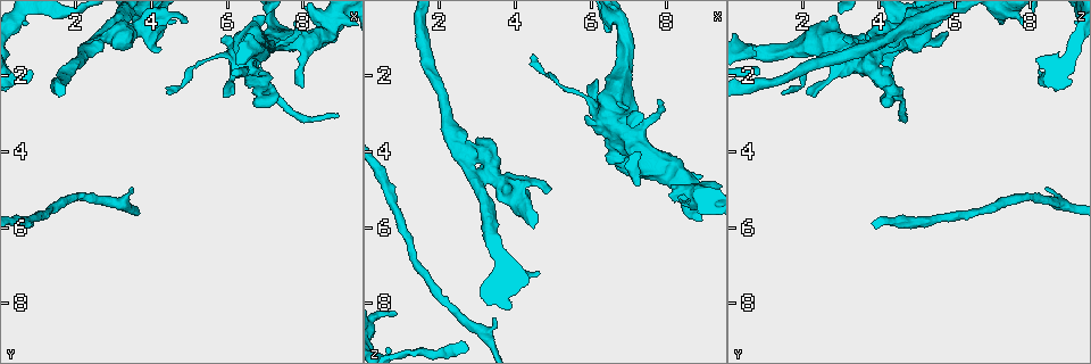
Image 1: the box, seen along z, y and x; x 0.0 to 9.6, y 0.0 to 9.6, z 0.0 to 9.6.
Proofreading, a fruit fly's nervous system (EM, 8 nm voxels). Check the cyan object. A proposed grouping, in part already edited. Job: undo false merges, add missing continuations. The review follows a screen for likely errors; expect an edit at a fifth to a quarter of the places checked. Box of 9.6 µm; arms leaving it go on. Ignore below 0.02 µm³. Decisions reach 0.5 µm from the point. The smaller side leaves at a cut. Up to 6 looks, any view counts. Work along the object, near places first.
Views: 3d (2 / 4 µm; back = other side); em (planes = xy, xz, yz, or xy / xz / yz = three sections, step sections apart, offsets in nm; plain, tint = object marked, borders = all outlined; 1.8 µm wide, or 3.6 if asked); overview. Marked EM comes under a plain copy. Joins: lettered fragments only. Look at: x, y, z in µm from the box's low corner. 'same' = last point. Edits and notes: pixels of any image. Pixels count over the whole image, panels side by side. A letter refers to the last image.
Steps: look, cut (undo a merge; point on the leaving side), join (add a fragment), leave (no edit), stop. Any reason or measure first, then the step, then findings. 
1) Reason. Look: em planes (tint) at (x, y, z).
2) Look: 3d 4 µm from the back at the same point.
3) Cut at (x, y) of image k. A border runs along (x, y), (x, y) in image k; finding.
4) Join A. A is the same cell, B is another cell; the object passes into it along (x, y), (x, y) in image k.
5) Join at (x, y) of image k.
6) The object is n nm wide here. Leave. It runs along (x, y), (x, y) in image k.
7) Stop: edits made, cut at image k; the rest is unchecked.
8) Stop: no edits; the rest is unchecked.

Sharp bend. Look: em planes (borders) at (2.95, 0.70, 4.75).

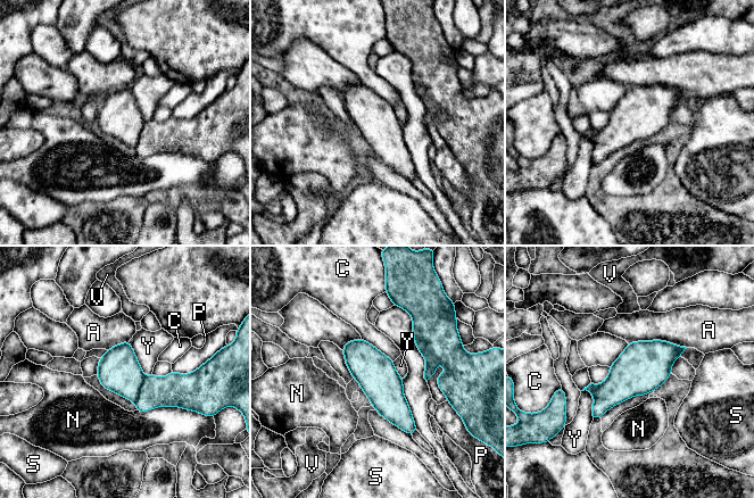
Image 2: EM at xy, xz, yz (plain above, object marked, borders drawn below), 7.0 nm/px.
Cut at (118, 371) of image 2. A, C, N, P, S, V and Y are other cells; a border runs along (146, 376), (134, 401) in image 2; a second neuron is stuck on.

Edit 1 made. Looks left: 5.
End of a long branch. Look: 3d 2 µm at (6.55, 1.95, 0.85).

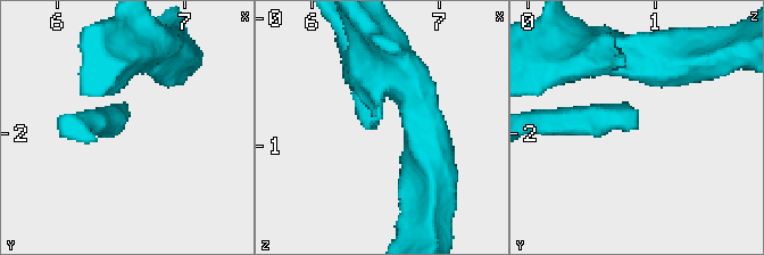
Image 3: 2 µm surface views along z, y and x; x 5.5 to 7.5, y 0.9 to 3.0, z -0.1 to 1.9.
Look: em yz step 4 (borders) at (6.50, 1.94, 0.84).

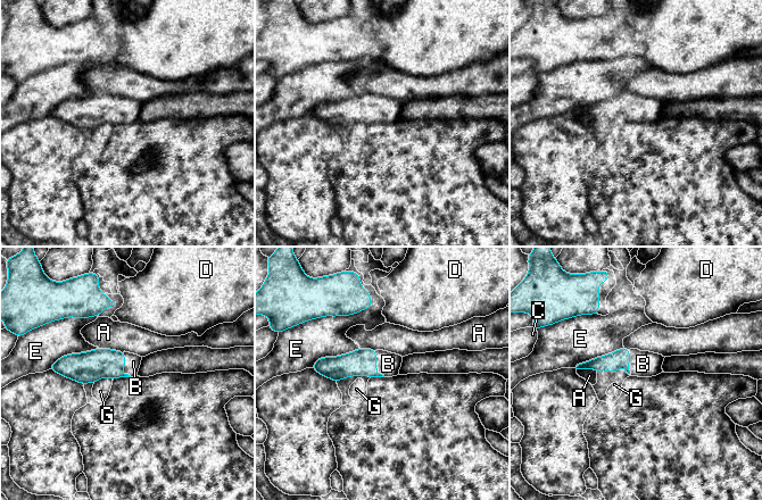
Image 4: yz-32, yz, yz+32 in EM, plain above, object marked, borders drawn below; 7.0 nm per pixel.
The longest contact is with E, 320 nm. Join B. B is the same cell, A, C, D, E and G are other cells; it goes on there.

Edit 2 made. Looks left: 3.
Look: 3d 2 µm at (8.90, 3.00, 4.70).

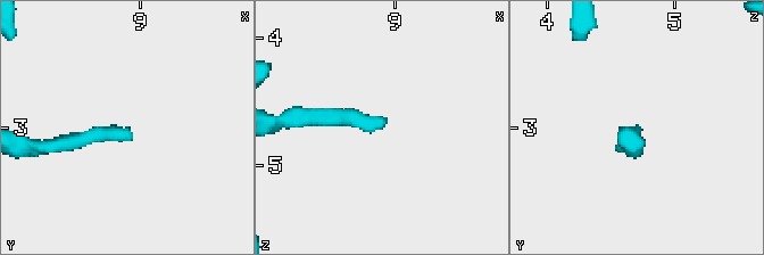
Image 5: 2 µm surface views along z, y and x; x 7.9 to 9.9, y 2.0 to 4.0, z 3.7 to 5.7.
Look: em xz step 4 (borders) at (8.96, 3.04, 4.64).

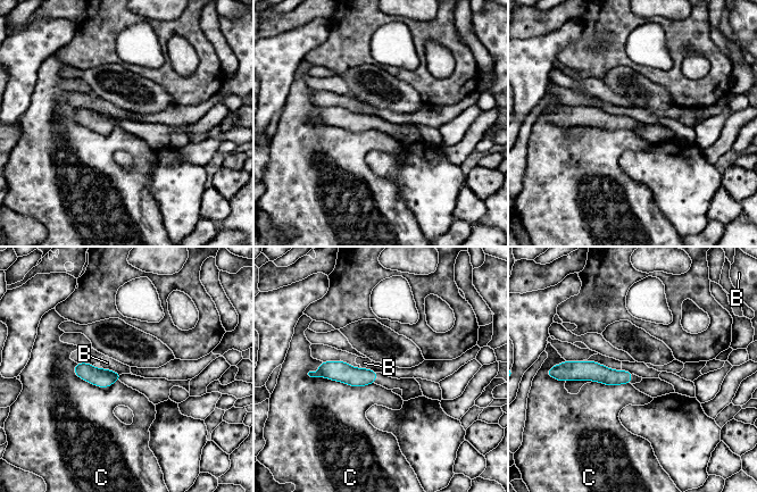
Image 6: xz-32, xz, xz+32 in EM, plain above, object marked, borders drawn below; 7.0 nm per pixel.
Look: em planes (borders) at the same point.

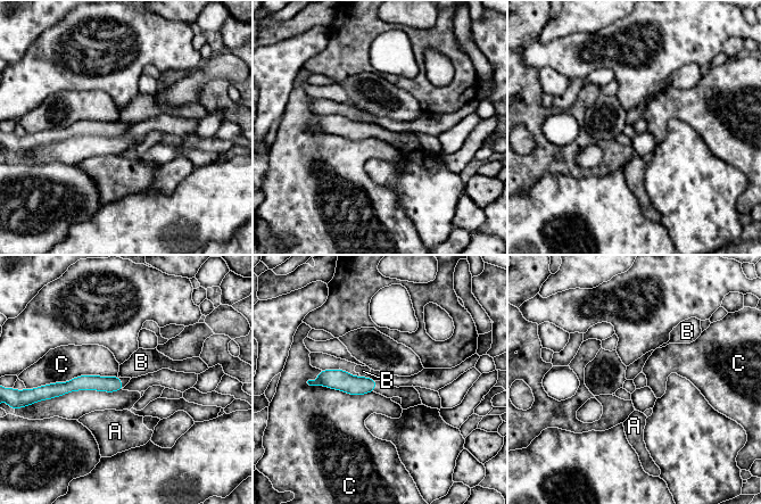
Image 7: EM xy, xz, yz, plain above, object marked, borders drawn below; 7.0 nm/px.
Leave. A, B and C are other cells; a border runs along (360, 374), (364, 377) in image 7; none of them fits.

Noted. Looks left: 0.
Stop: edits made, cut at image 2, join at image 4; the rest is unchecked.

